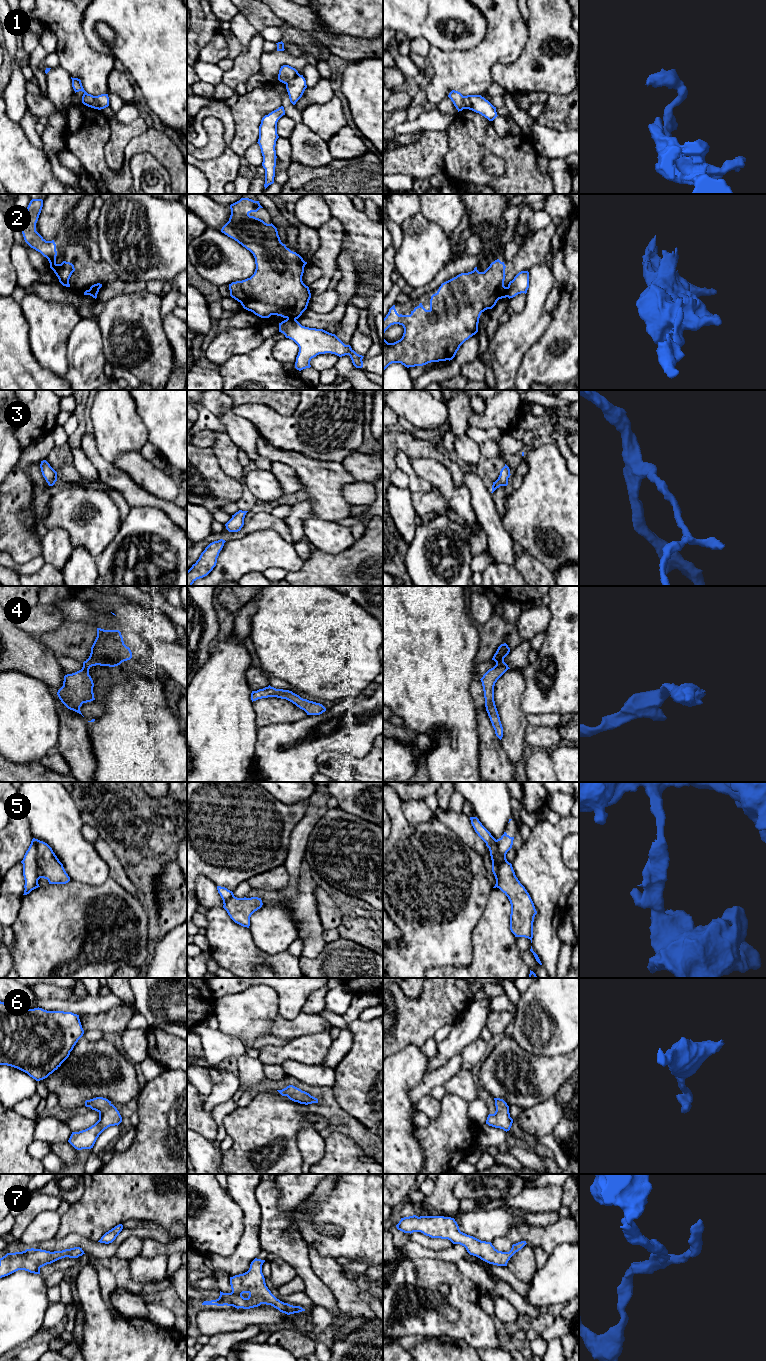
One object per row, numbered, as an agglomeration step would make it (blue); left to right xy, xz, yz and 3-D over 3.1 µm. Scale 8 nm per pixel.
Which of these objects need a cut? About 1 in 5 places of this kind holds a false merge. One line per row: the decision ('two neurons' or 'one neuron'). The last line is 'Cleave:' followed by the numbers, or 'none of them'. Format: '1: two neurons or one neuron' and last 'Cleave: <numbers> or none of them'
1: two neurons
2: two neurons
3: one neuron
4: one neuron
5: two neurons
6: one neuron
7: one neuron
Cleave: 1, 2, 5

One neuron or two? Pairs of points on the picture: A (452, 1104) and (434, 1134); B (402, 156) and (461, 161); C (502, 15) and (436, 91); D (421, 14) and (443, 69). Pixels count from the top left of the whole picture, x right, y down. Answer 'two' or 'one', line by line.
A: one
B: two
C: one
D: two

